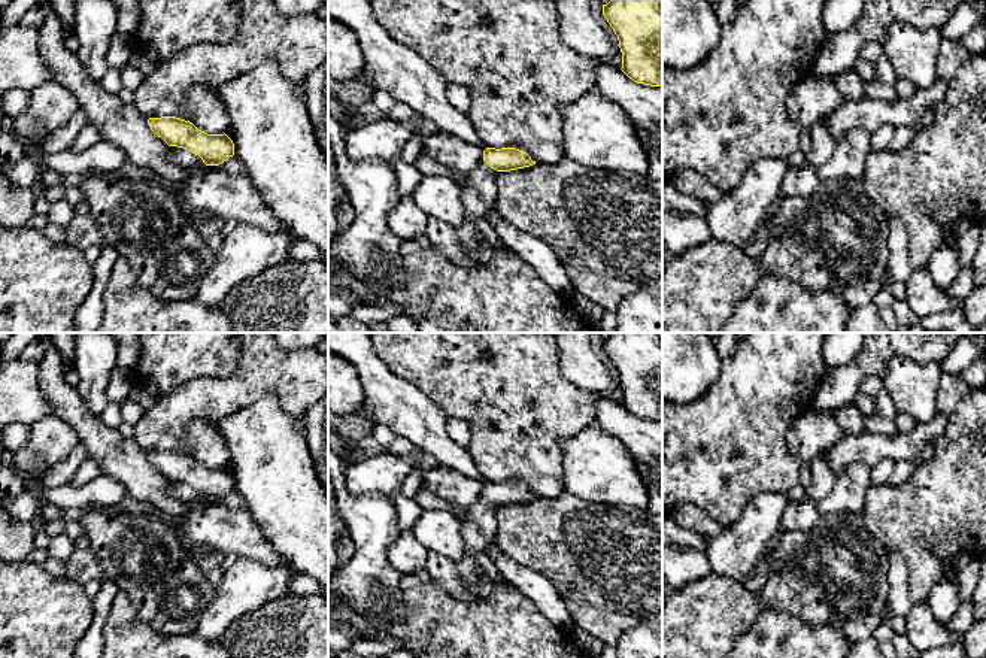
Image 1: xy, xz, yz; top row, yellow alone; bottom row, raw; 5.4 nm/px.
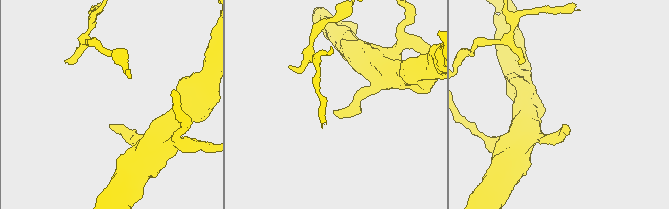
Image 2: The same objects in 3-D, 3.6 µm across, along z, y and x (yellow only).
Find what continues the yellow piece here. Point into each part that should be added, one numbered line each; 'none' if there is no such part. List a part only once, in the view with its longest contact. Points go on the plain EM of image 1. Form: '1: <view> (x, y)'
1: xz (479, 527)

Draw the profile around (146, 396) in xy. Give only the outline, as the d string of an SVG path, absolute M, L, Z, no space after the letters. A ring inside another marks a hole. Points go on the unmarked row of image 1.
M152 382L133 386L130 395L145 409L151 409L160 398L160 394Z

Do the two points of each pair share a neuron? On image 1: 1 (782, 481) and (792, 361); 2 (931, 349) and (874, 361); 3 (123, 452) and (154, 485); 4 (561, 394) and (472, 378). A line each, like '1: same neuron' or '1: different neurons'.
1: same neuron
2: same neuron
3: same neuron
4: same neuron

